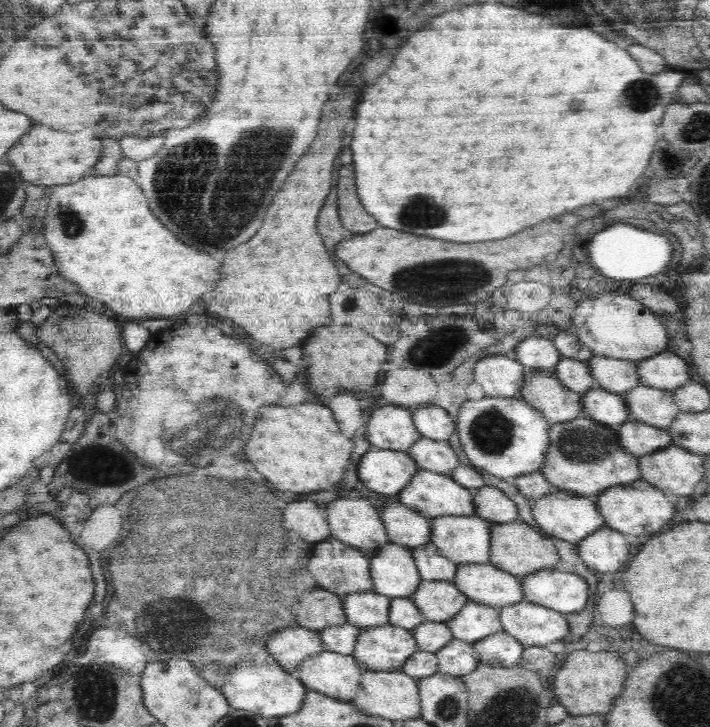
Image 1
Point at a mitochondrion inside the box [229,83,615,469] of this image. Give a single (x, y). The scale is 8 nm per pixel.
(430, 280)

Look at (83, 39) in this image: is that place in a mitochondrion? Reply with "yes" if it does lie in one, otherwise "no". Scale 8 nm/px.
no

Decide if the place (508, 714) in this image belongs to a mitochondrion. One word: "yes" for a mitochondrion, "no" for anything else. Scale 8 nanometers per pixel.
yes

